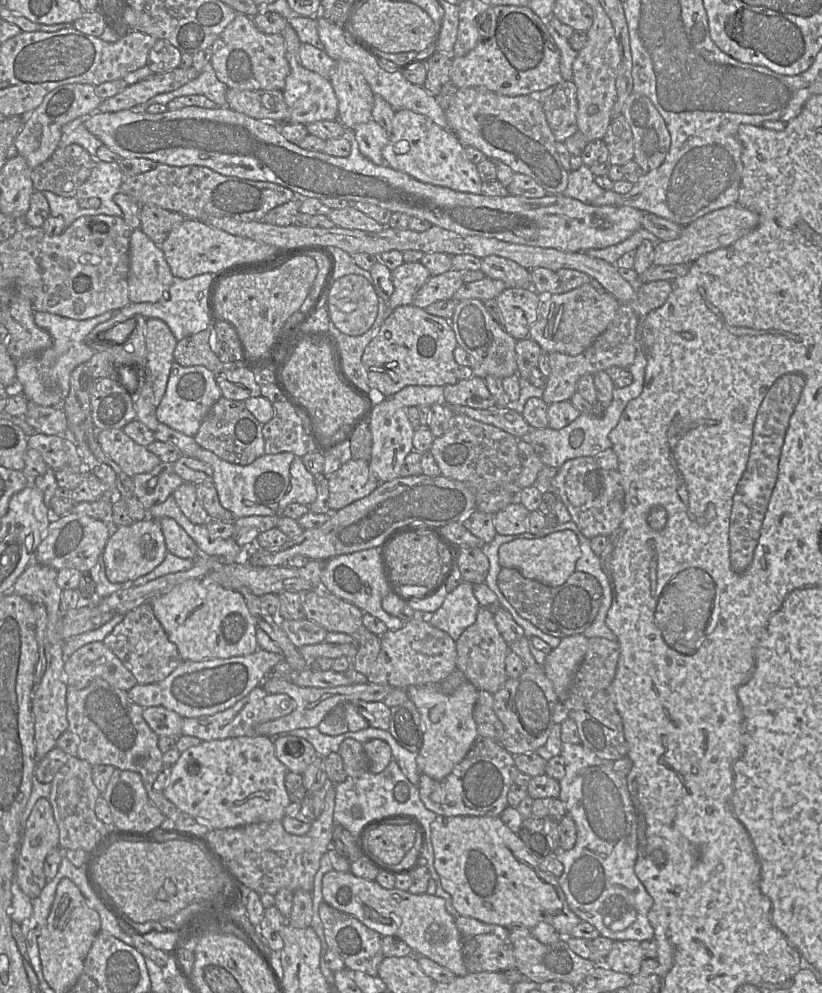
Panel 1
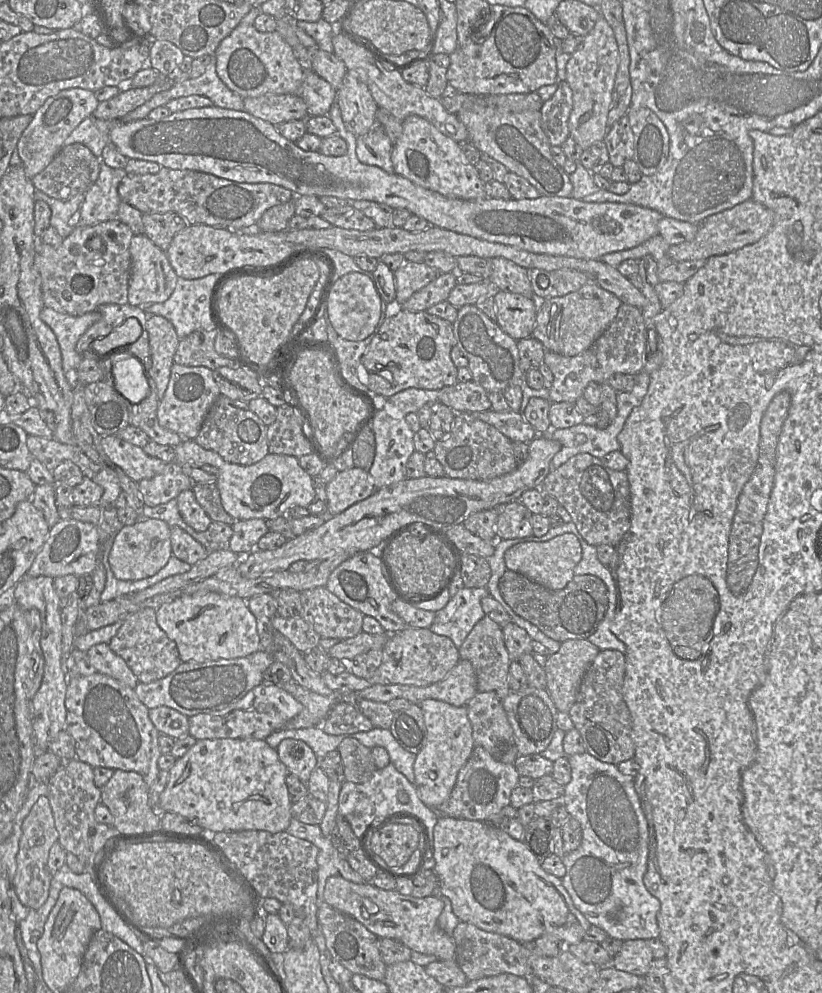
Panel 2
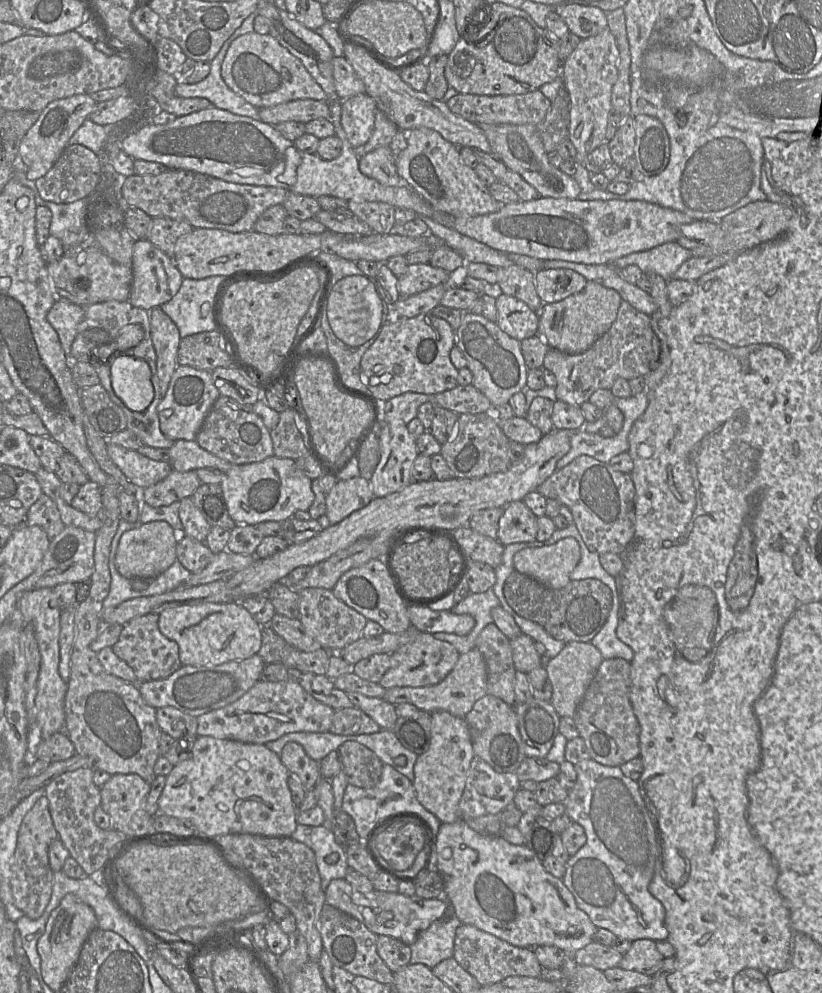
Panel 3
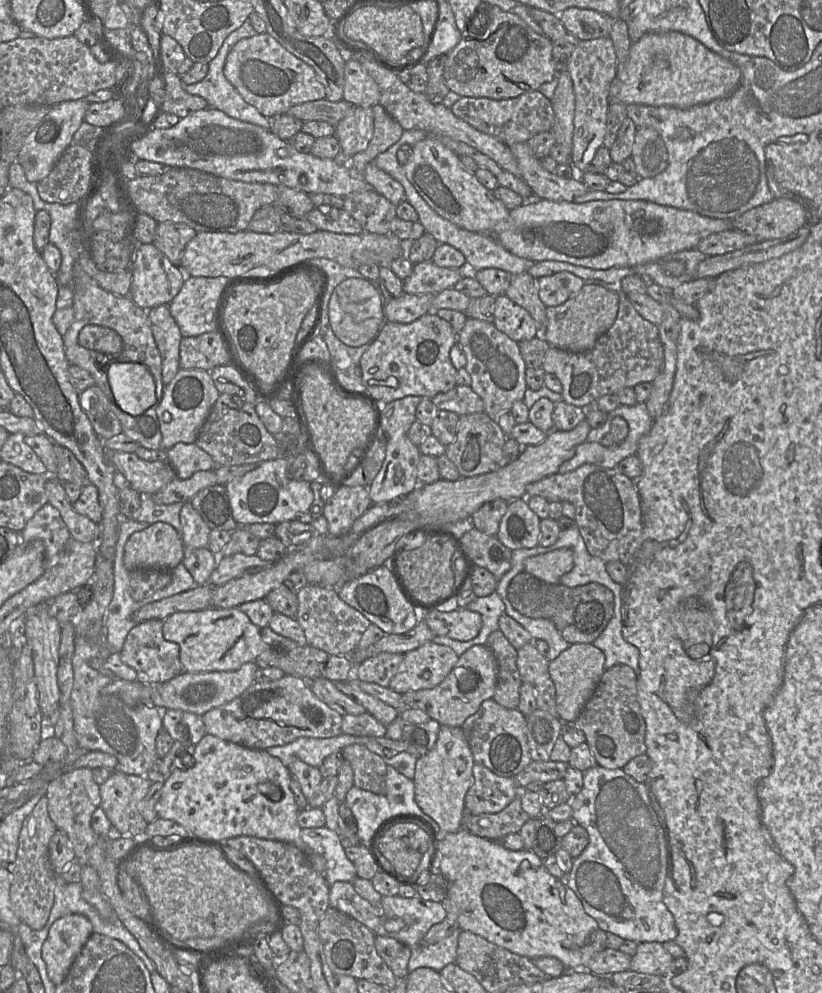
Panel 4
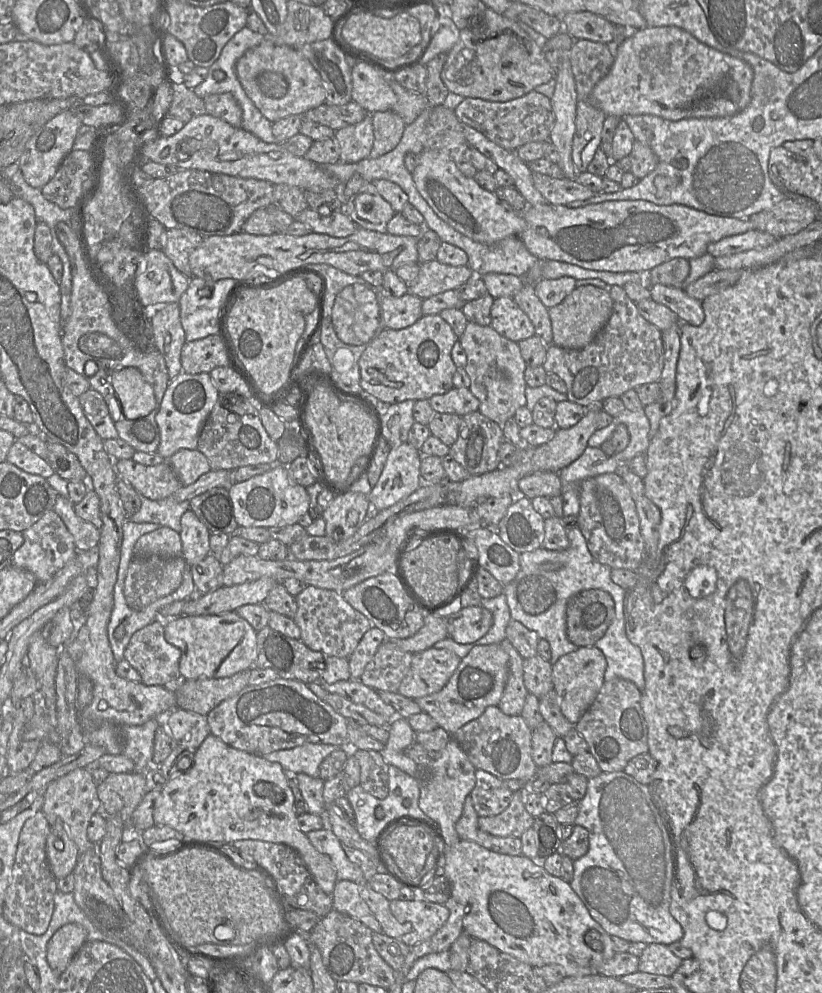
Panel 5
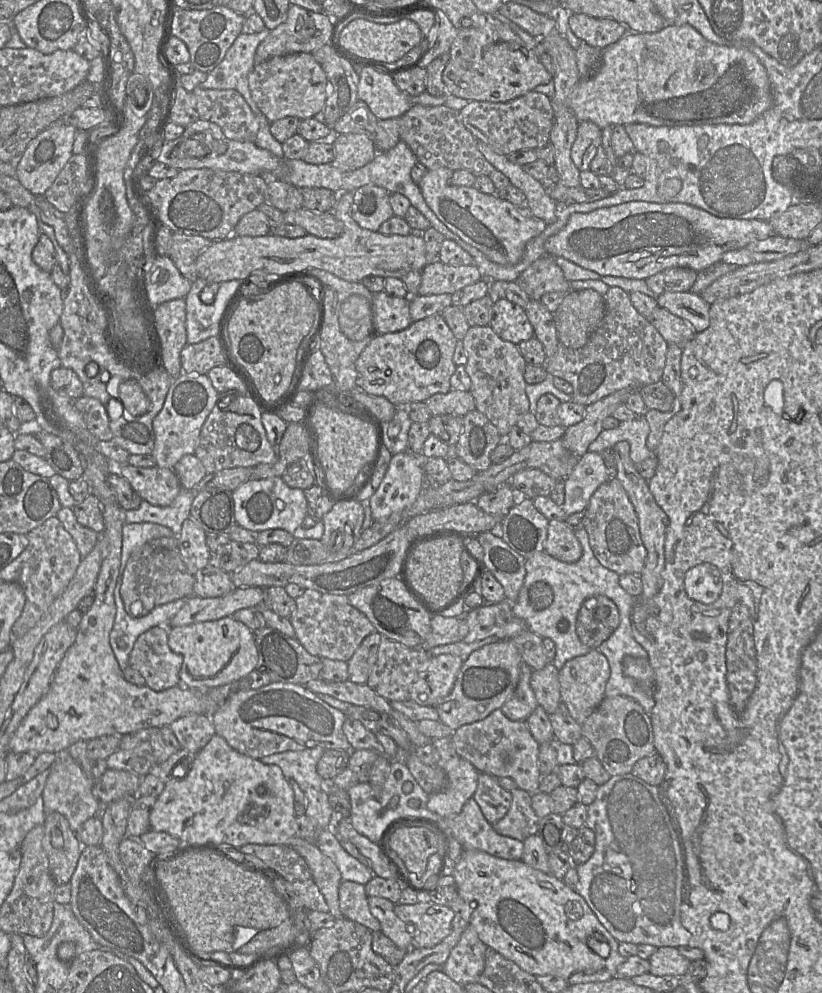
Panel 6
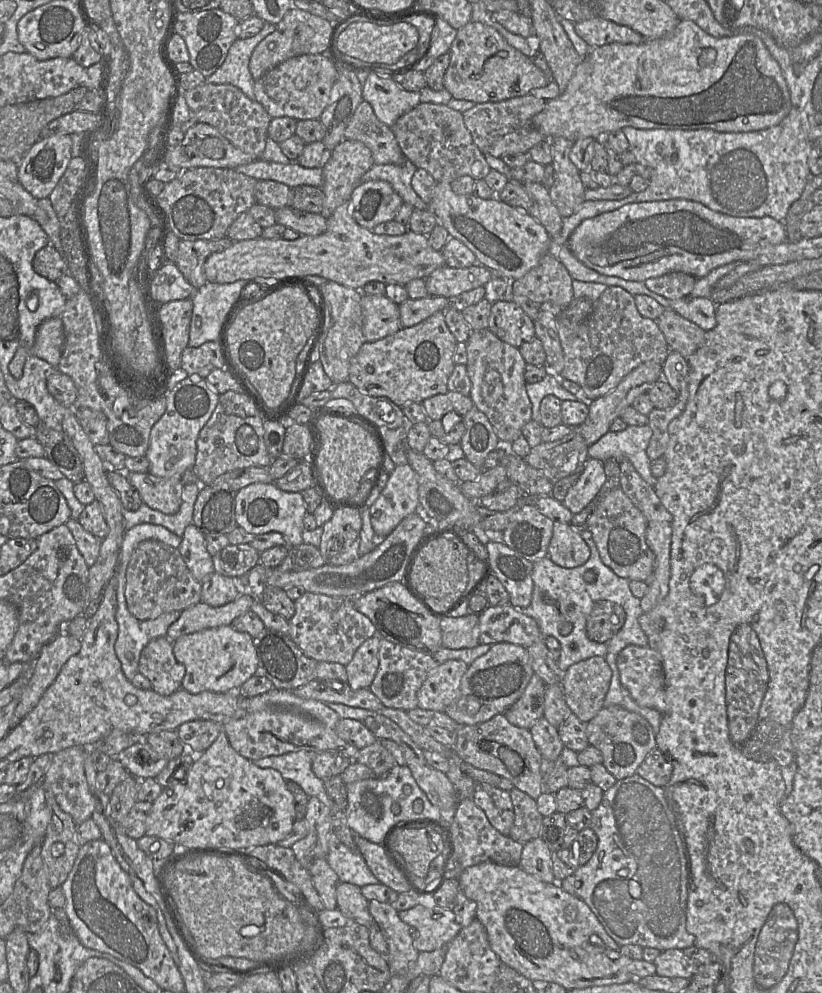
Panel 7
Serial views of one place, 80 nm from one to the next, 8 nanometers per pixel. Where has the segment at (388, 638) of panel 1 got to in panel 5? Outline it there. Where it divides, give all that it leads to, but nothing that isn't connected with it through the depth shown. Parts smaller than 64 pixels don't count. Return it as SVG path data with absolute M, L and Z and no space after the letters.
M428 648L413 654L409 672L398 693L417 699L439 692L457 669L461 658L447 649Z

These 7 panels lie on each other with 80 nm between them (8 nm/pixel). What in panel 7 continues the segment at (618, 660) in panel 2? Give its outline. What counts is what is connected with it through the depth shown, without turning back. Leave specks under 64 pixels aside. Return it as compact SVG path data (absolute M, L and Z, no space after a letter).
M618 705L603 707L587 723L586 731L590 745L602 754L602 764L617 780L636 774L640 764L656 748L655 733L650 723L639 714Z

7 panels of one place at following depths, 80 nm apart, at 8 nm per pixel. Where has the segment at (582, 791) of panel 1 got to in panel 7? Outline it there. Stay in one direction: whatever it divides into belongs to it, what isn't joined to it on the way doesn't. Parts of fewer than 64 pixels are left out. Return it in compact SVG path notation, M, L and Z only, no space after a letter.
M637 774L622 780L617 780L610 789L604 791L599 806L591 811L590 828L597 836L597 848L590 860L583 866L577 867L573 874L576 878L576 896L589 906L607 934L619 946L639 945L642 948L656 948L659 951L668 949L683 950L693 946L695 936L689 933L686 929L686 908L688 898L687 857L682 840L675 826L674 816L667 804L664 788L651 784Z

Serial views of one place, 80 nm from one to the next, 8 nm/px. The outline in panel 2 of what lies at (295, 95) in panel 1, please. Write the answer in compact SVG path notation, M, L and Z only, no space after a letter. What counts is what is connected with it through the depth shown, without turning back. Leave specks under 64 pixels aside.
M304 69L302 83L295 95L306 103L309 117L327 115L337 98L337 92L330 83L307 69Z

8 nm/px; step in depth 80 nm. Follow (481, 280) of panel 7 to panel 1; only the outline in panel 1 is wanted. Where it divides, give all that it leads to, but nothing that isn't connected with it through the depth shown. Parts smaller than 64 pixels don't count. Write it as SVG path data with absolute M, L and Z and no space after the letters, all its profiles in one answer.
M403 262L391 271L394 291L387 301L387 307L394 310L412 304L415 294L430 277L430 272L421 262Z

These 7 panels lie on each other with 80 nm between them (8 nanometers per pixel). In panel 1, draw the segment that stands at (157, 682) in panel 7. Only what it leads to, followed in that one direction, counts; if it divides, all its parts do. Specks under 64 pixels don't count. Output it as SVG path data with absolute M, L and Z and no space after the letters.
M148 602L128 612L103 643L122 661L139 684L159 682L183 662L177 646L168 639Z

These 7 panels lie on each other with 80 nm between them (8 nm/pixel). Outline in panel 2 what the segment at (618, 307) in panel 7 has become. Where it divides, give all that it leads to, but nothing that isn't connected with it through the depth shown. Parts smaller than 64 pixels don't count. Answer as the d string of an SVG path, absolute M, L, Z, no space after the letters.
M622 303L618 313L608 328L584 352L575 356L565 356L553 351L546 351L543 361L550 368L554 379L549 387L549 400L570 402L583 396L591 382L602 384L614 373L639 374L646 363L647 329L642 309Z

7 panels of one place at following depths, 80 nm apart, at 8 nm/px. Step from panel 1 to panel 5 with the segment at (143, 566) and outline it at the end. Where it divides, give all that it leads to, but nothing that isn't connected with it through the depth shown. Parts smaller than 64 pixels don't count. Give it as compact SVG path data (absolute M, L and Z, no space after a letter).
M160 526L142 535L134 546L134 557L144 556L180 557L182 542L180 534L173 529Z

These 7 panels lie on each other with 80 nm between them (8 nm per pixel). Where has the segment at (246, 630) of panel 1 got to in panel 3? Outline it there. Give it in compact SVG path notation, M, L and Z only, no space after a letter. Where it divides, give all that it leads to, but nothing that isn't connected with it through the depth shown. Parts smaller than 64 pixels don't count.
M240 601L183 605L159 614L160 632L179 647L184 666L220 665L245 660L258 653L261 647L261 628Z

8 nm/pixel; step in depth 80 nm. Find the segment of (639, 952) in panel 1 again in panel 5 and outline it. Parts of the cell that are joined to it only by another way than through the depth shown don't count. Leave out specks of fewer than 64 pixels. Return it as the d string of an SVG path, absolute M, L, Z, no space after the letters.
M653 943L647 945L639 957L638 971L671 977L681 963L682 959L668 945Z

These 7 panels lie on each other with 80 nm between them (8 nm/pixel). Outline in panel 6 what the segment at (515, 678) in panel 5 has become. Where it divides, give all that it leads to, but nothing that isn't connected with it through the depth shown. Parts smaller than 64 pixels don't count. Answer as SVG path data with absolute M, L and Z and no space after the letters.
M523 661L515 691L501 707L503 714L512 721L526 721L539 705L530 686L532 672L533 670Z

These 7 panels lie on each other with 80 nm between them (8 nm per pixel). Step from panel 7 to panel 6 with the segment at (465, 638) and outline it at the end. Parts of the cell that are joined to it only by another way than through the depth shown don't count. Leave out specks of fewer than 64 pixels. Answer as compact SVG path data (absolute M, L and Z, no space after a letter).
M437 614L431 618L431 634L421 644L420 649L429 651L439 645L460 642L467 634L465 614L456 617L443 617Z

